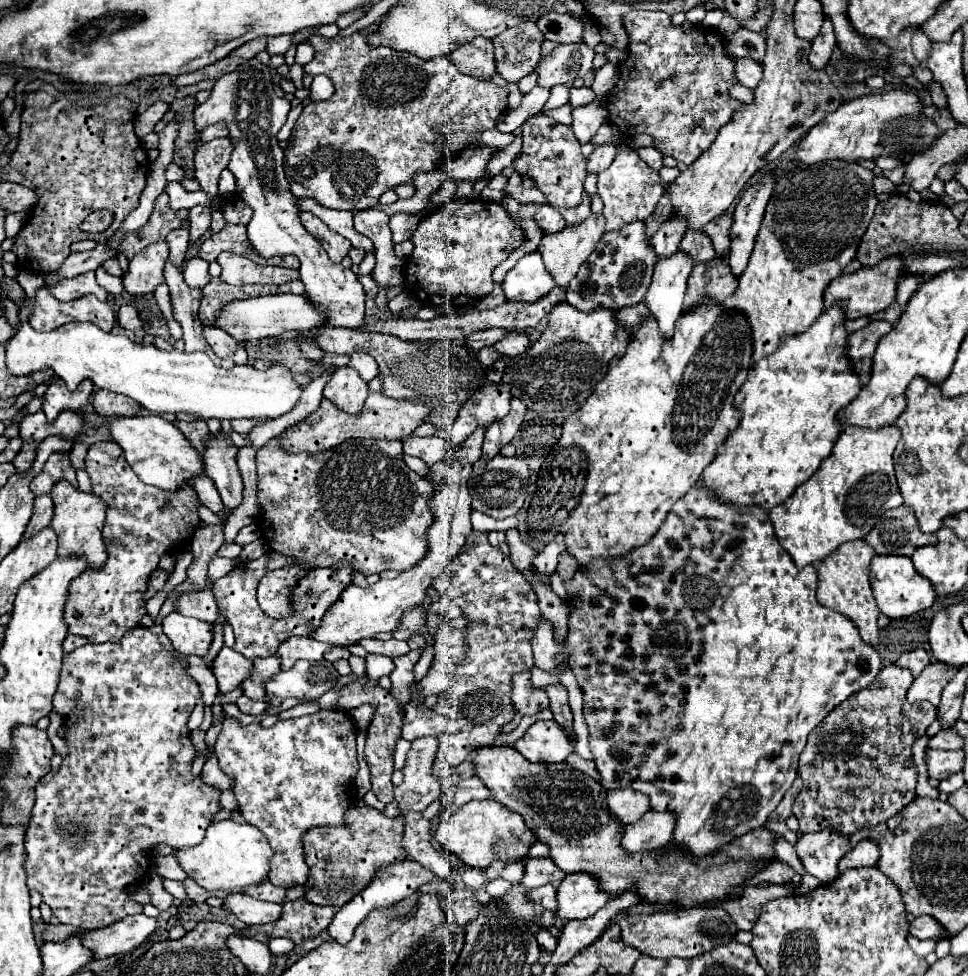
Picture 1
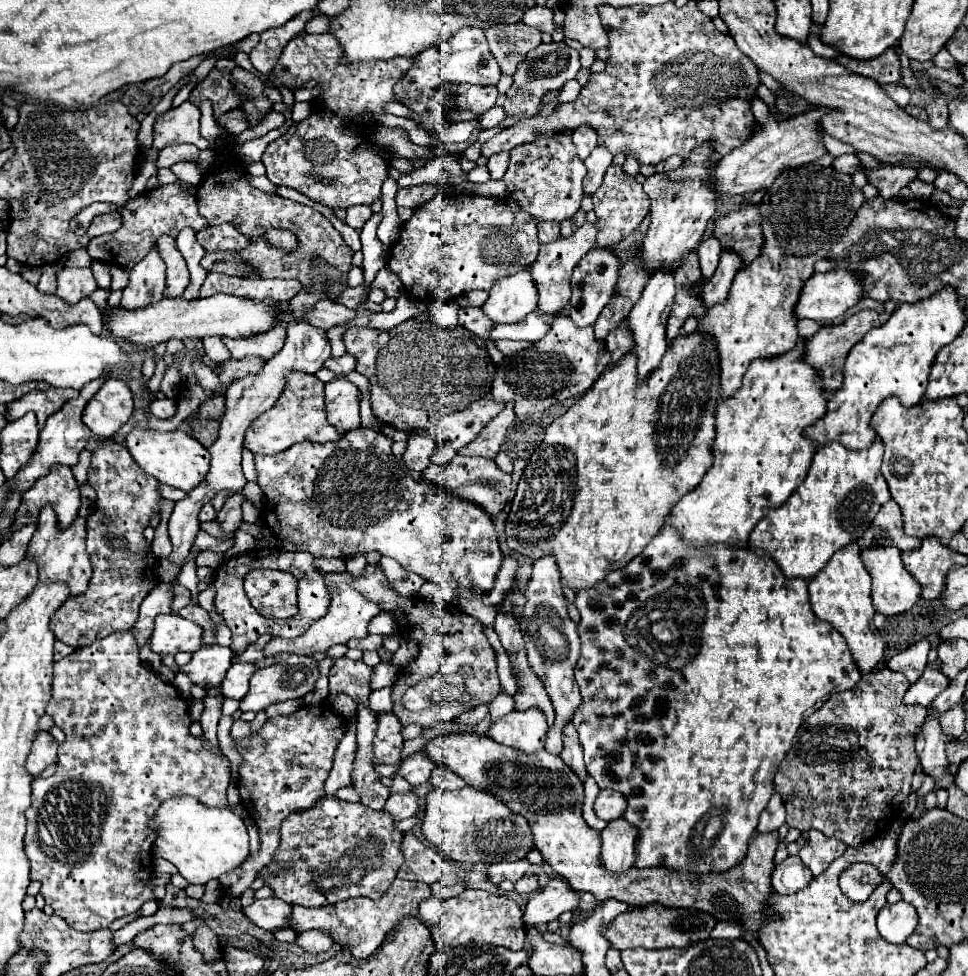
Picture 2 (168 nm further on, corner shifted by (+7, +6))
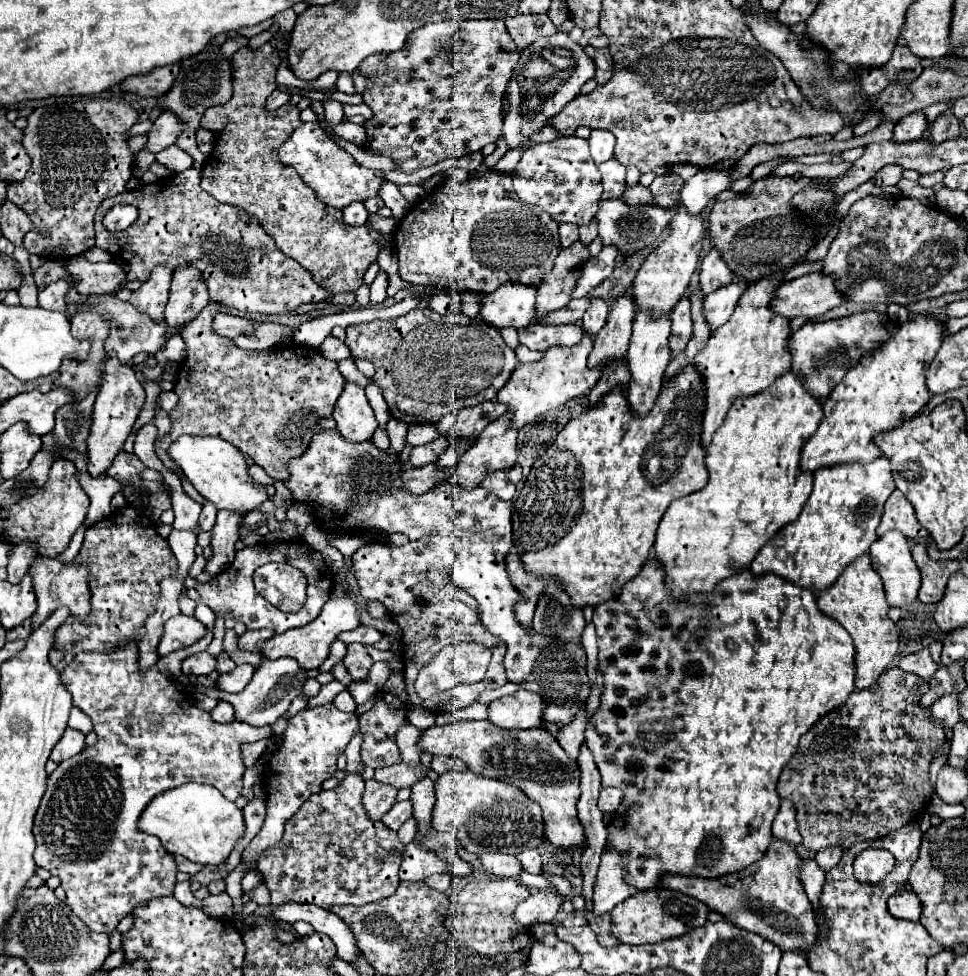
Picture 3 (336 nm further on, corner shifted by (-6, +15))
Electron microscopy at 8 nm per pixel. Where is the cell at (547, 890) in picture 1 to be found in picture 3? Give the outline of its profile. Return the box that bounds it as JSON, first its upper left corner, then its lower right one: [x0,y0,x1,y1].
[517,849,541,873]

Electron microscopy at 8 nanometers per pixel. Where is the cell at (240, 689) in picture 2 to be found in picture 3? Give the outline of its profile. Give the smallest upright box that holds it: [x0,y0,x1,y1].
[215,665,255,693]

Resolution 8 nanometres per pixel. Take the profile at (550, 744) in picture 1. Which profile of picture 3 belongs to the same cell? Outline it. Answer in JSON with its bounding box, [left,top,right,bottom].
[489,691,543,729]

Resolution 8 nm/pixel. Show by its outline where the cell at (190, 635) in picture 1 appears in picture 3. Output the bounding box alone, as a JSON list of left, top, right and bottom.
[157,615,207,657]

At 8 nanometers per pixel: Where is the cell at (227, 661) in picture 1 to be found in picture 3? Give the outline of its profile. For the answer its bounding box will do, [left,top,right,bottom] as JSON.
[181,651,215,675]

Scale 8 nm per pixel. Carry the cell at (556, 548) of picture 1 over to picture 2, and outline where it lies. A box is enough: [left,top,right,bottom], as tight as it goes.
[520,556,582,754]

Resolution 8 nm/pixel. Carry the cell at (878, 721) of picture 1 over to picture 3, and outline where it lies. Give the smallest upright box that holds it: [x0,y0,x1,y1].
[777,667,945,851]

